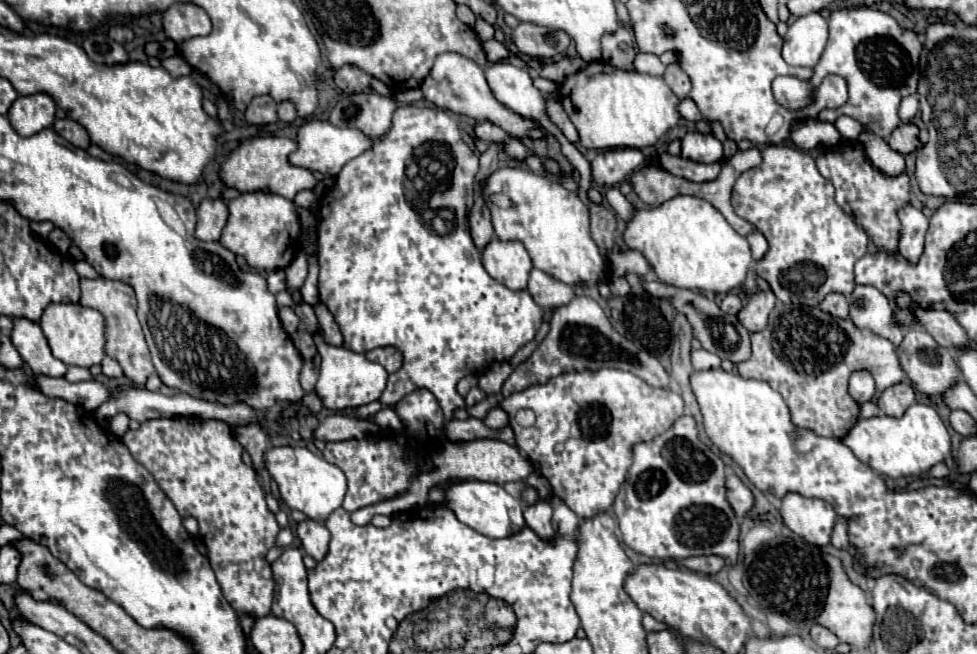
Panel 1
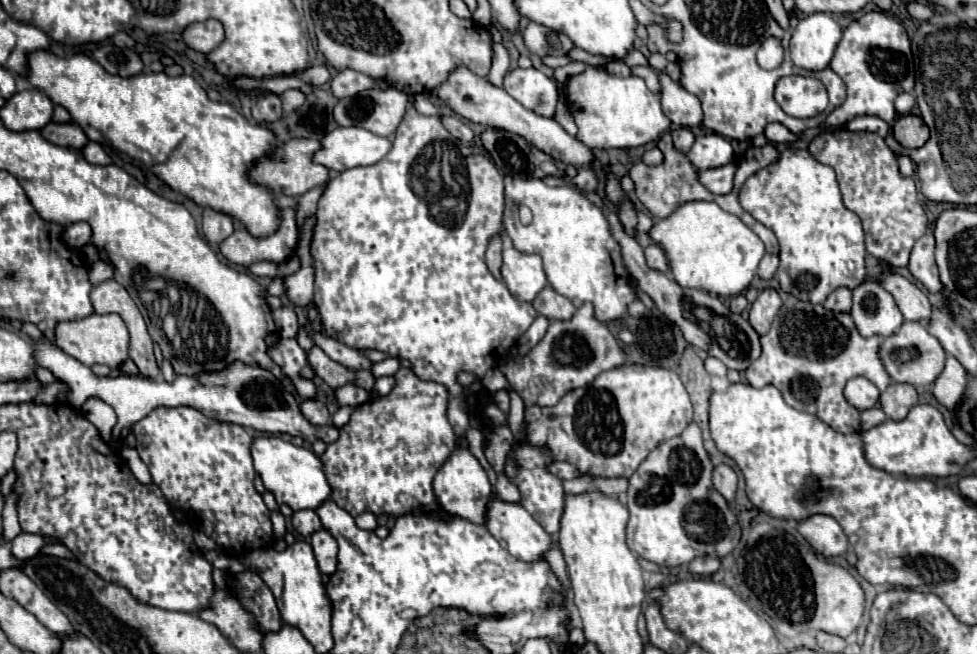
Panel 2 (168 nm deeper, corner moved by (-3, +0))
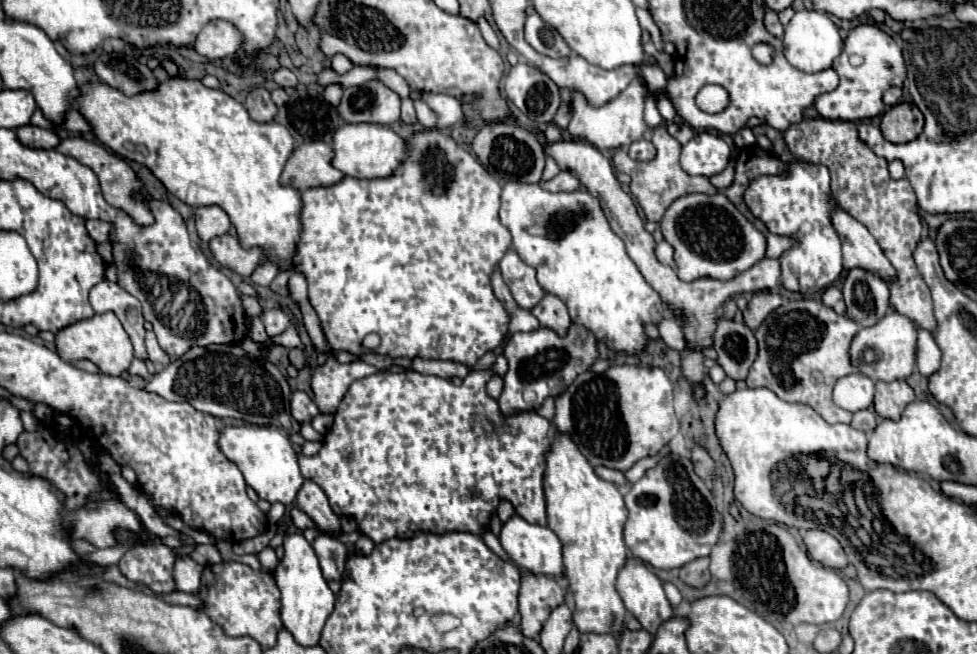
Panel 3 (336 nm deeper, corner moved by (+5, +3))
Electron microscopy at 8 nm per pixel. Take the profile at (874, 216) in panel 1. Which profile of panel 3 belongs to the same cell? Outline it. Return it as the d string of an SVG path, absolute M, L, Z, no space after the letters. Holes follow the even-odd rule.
M812 118L804 120L802 124L794 124L784 132L784 140L790 152L796 158L804 158L814 164L824 164L832 176L832 194L836 204L846 210L852 218L868 228L868 232L876 238L886 258L894 264L898 272L898 284L890 286L890 304L896 312L910 316L920 328L928 330L930 334L936 332L938 324L932 310L930 290L924 284L914 260L912 250L914 244L922 236L922 220L916 214L916 194L906 178L894 180L888 174L888 162L876 156L858 136L856 122L842 122L842 120L824 120Z

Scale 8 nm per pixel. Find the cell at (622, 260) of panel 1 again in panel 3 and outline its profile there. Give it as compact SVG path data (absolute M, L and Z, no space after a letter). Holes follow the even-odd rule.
M660 240L660 242L656 244L654 252L656 252L656 258L658 258L662 264L666 264L666 266L674 266L674 258L672 258L672 246L670 246L666 240Z

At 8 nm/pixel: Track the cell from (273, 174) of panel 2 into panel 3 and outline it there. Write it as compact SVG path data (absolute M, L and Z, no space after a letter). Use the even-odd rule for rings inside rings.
M308 142L296 146L280 176L280 184L300 192L316 186L336 184L344 174L330 164L332 156L334 152L326 142Z

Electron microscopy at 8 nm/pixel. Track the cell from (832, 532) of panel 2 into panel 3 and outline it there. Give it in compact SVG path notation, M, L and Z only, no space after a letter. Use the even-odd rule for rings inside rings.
M808 530L804 534L804 544L808 548L808 556L828 568L842 570L848 564L840 542L824 530Z

